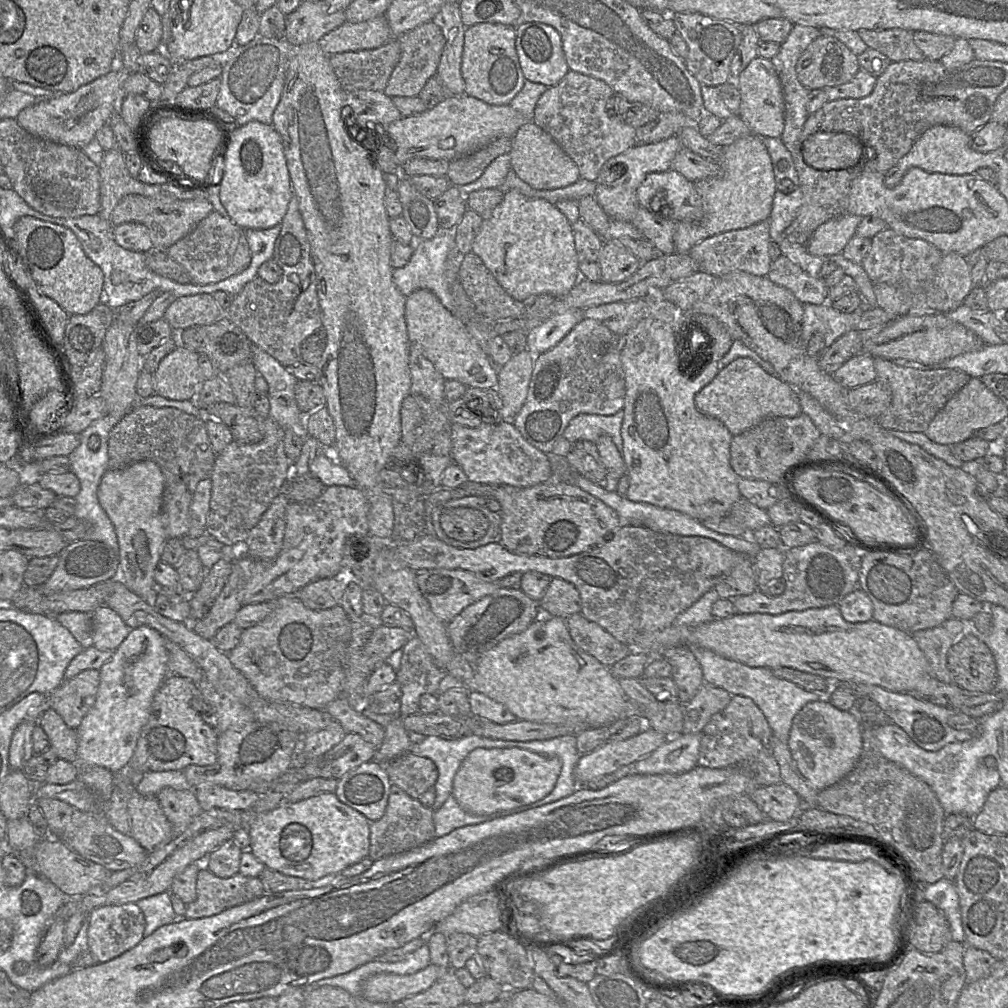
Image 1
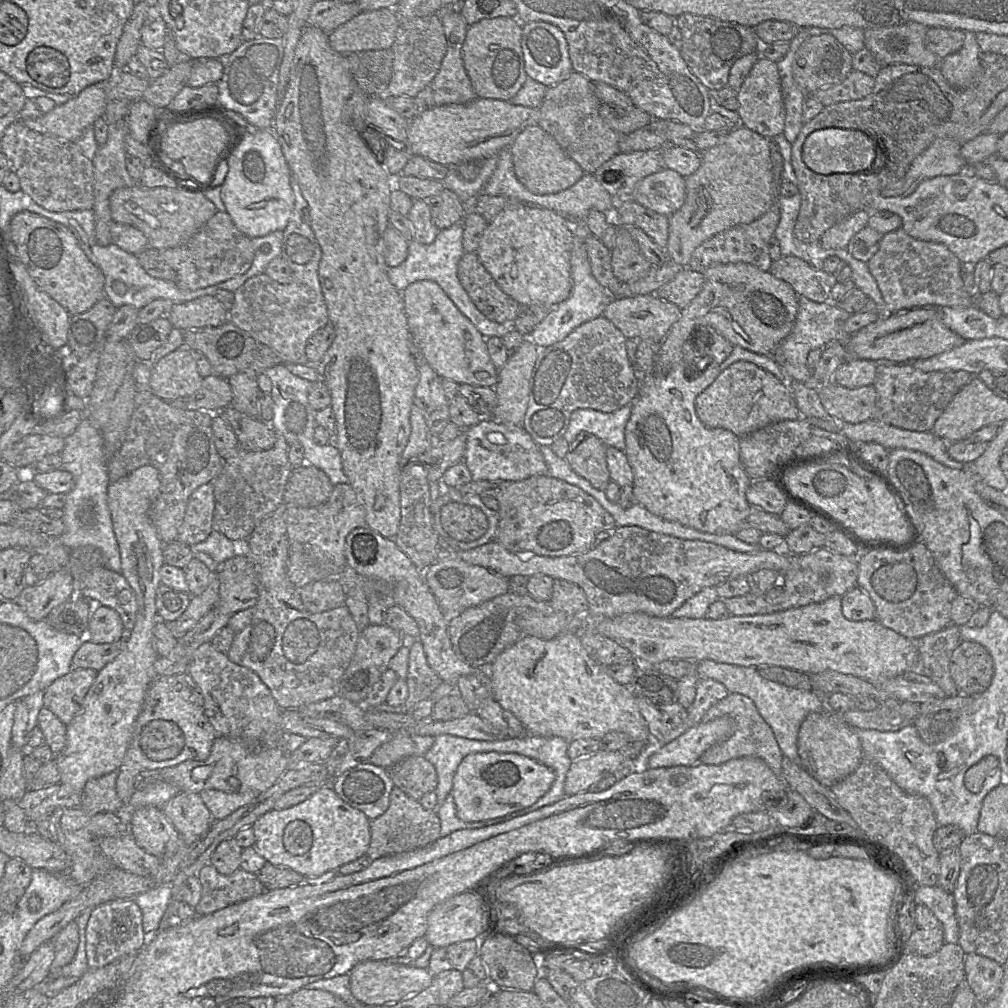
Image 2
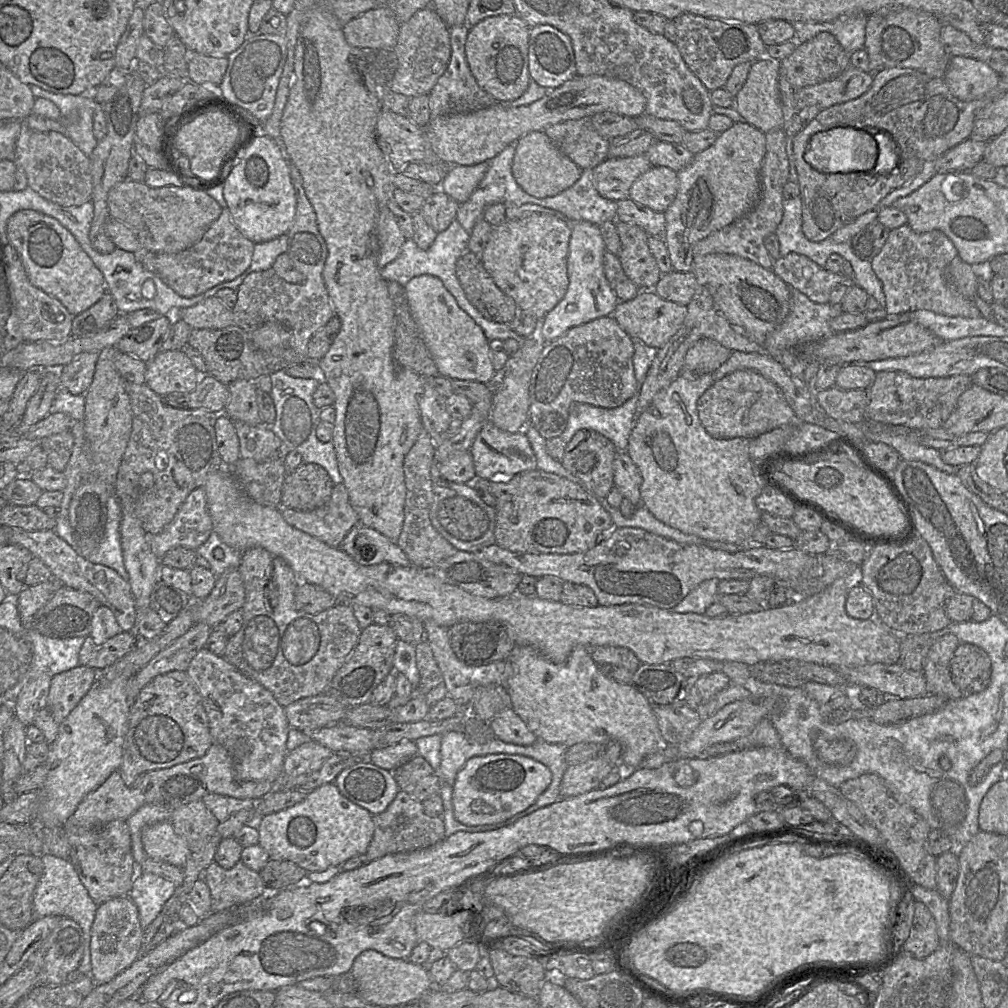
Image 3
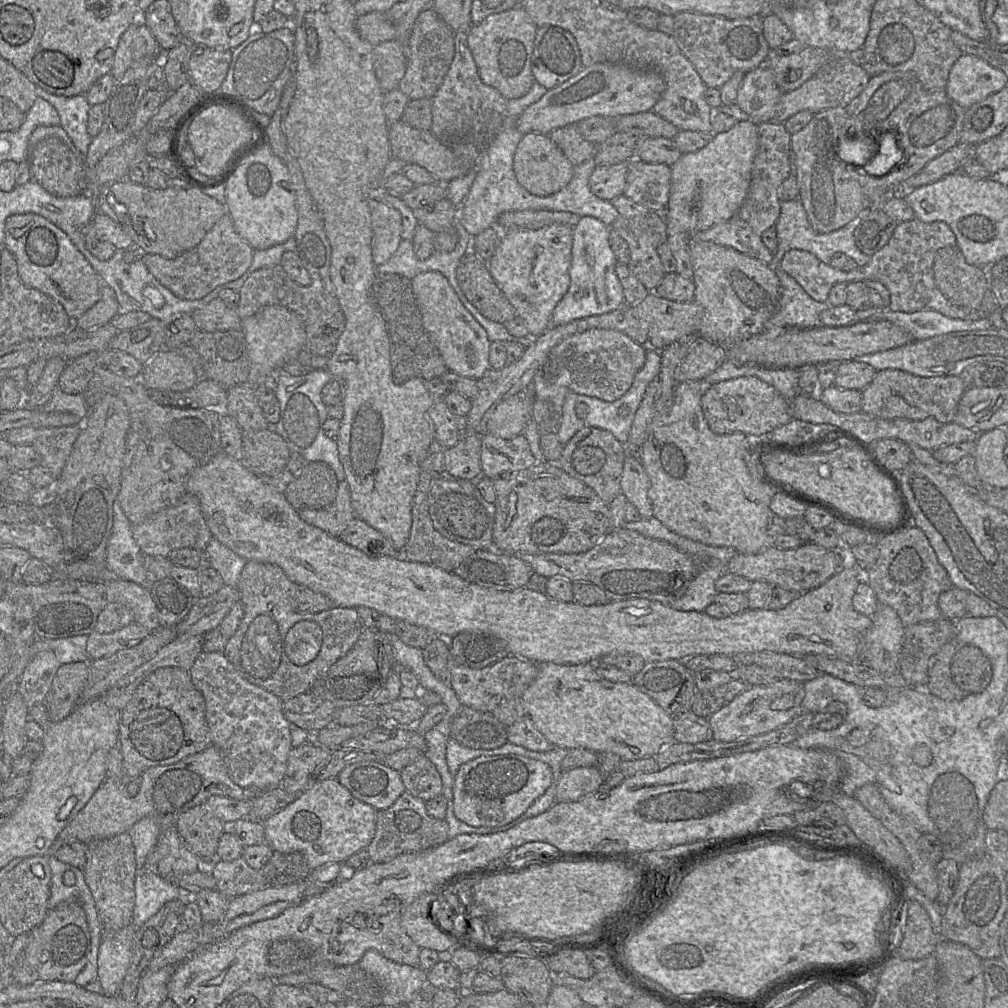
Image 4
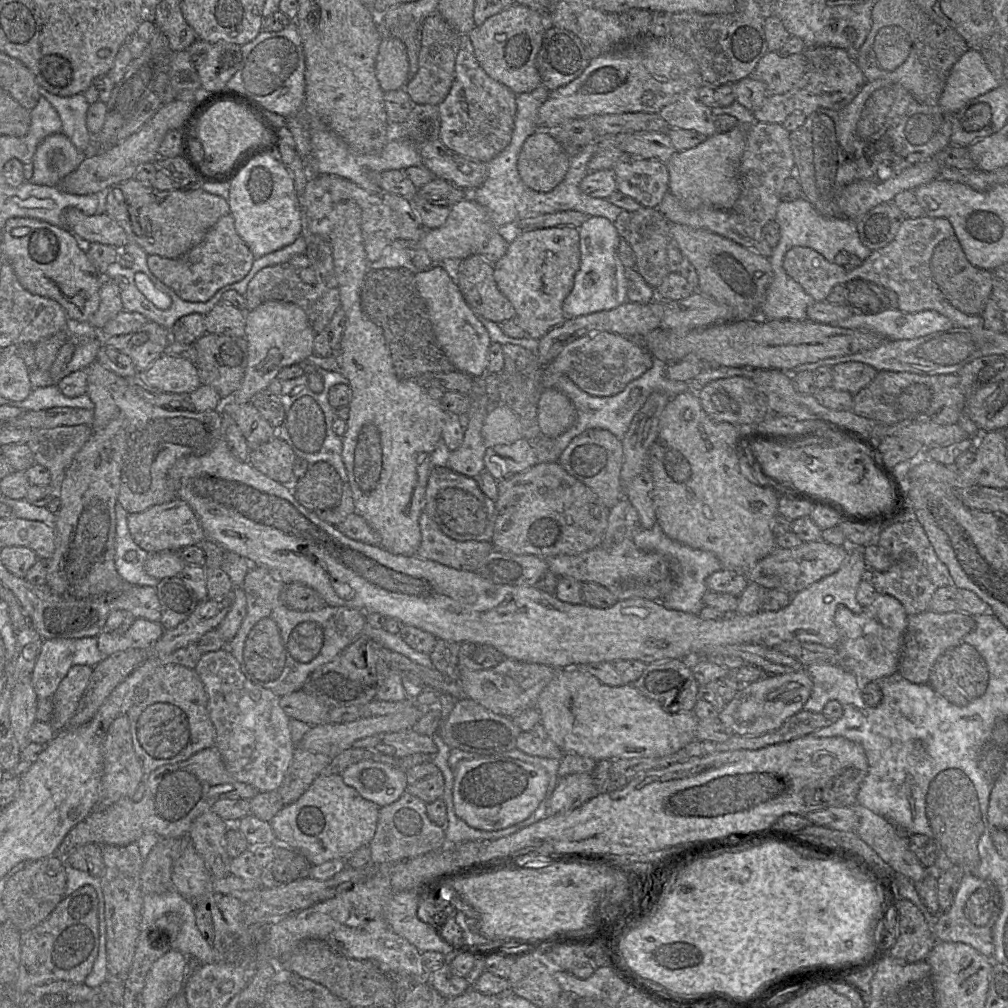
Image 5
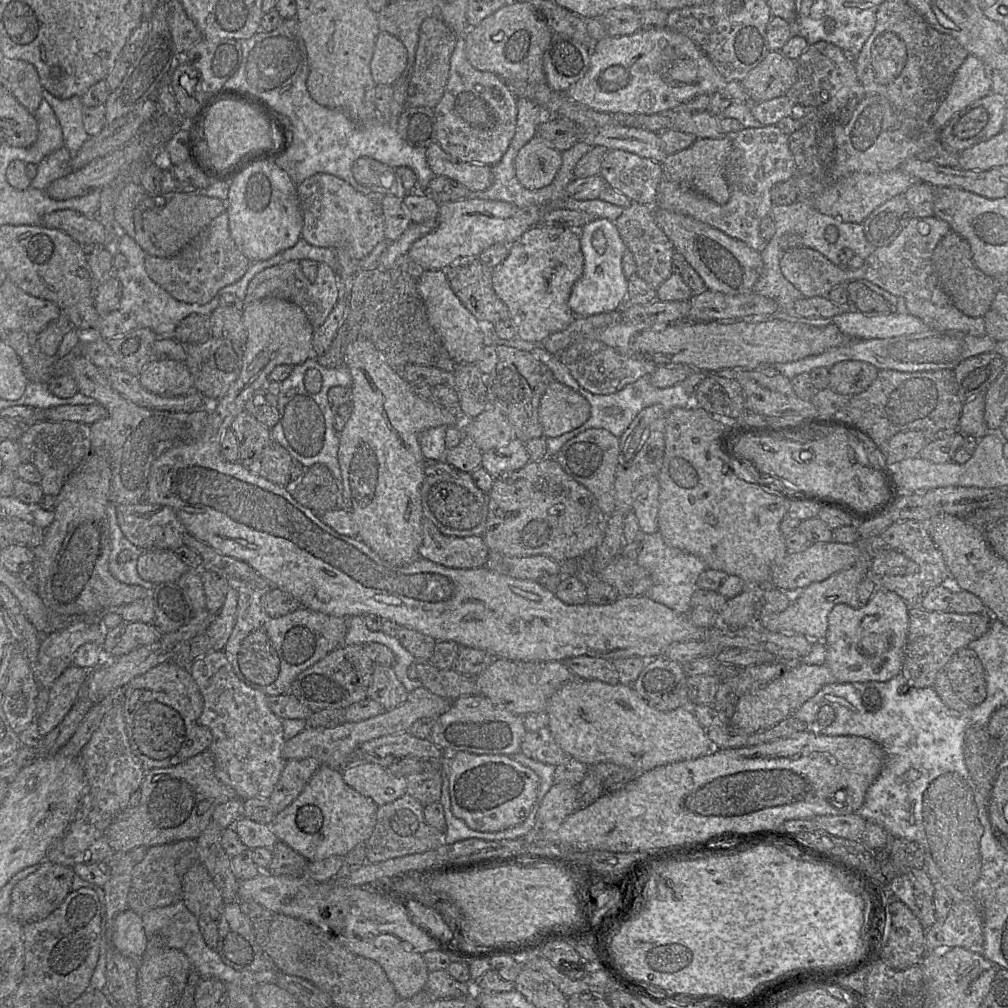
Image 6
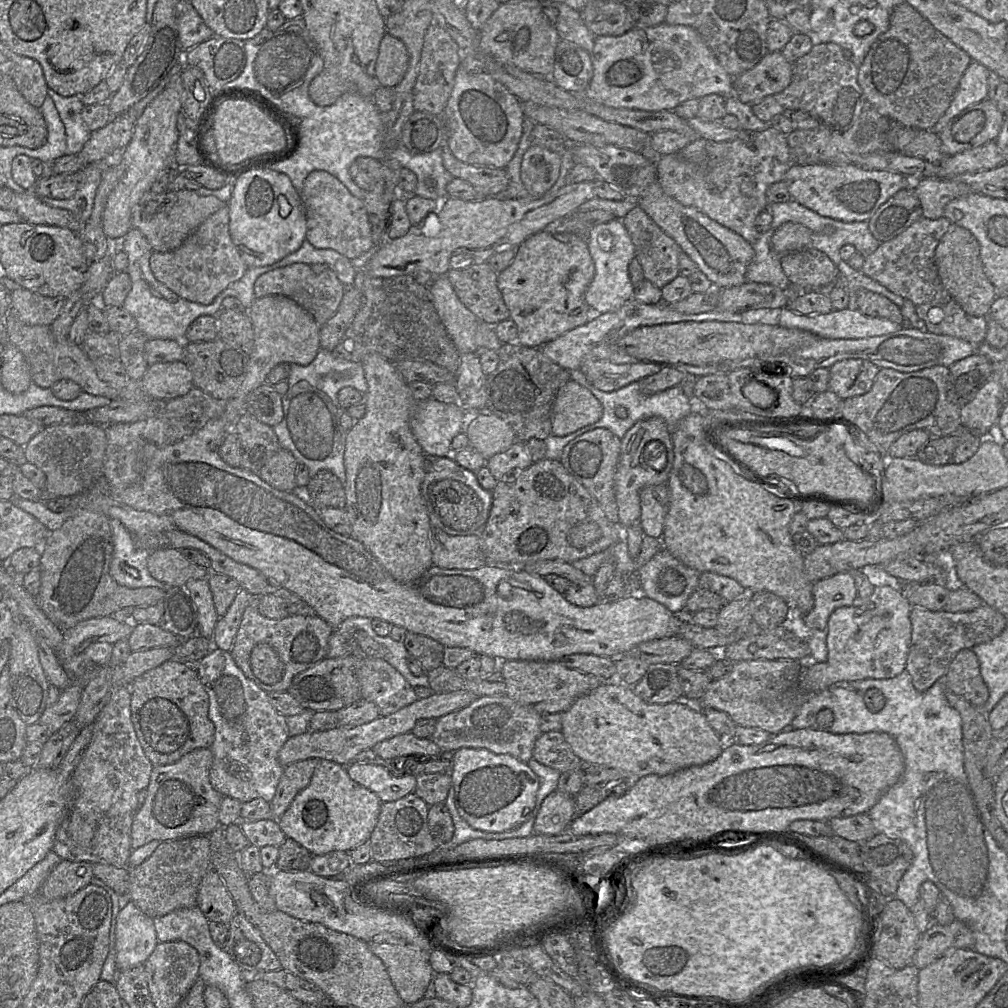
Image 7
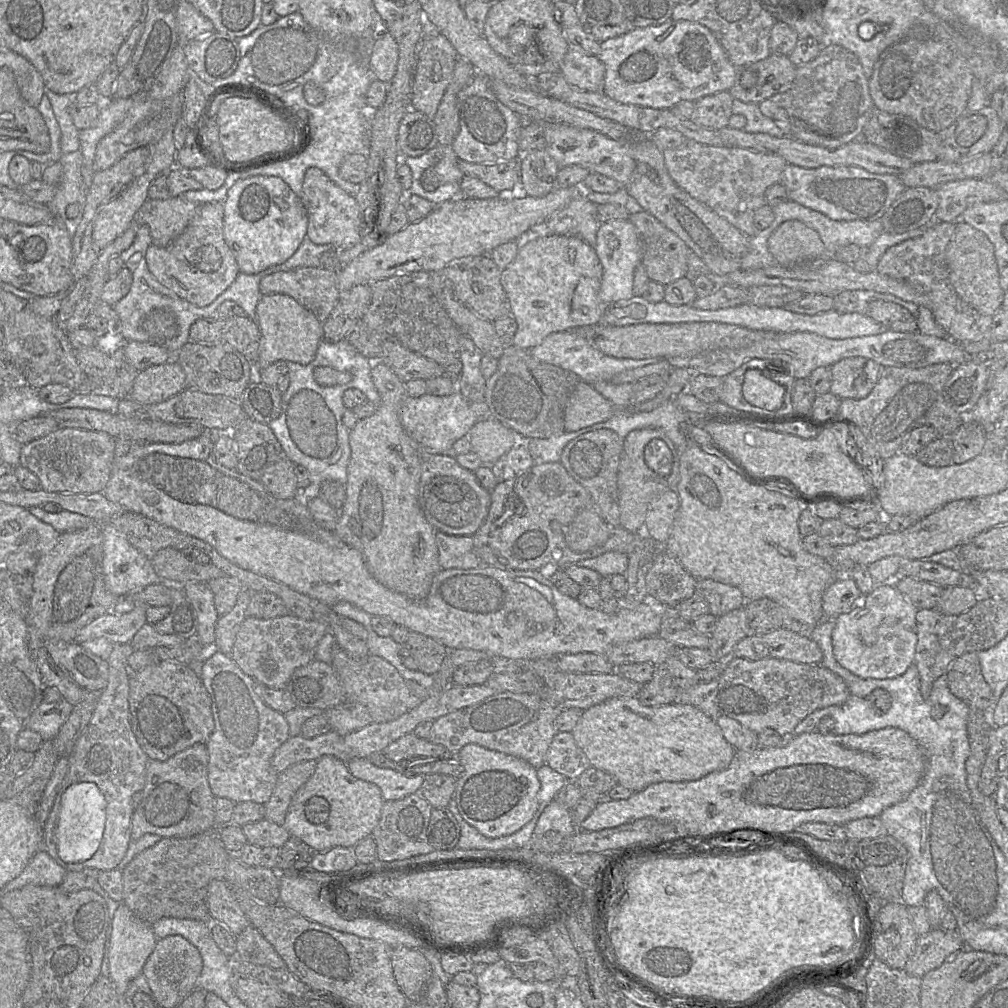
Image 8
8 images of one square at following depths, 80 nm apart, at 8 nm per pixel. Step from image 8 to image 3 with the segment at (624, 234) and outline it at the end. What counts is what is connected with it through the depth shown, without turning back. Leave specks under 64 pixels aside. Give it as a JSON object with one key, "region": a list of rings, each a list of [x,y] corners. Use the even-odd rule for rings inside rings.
{"region":[[[586,221],[572,223],[572,232],[567,259],[567,275],[569,279],[568,290],[564,298],[556,305],[556,307],[547,313],[546,316],[540,321],[537,332],[537,335],[539,335],[546,343],[558,339],[569,329],[575,326],[613,314],[620,301],[605,277],[603,257],[606,251],[607,250],[601,236],[599,226]]]}

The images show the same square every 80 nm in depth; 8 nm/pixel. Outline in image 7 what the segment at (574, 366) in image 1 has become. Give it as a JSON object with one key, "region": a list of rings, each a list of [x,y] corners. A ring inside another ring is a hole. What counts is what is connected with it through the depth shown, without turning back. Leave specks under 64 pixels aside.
{"region":[[[583,359],[579,370],[599,390],[610,392],[660,371],[656,362],[616,364],[606,359]]]}

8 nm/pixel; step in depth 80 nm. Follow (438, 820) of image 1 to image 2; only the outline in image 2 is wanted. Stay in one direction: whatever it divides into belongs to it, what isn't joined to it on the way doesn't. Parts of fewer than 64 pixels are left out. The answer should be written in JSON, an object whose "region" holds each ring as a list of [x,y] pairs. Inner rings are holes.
{"region":[[[451,793],[446,797],[443,804],[438,806],[436,810],[437,815],[440,819],[441,837],[448,836],[457,830],[484,828],[487,826],[504,823],[513,819],[514,817],[511,817],[511,815],[518,813],[519,811],[521,810],[490,820],[464,822],[457,816],[455,801]]]}

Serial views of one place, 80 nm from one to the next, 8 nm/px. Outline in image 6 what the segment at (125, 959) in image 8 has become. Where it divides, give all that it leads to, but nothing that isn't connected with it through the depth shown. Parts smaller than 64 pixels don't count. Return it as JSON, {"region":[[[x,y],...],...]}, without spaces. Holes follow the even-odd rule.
{"region":[[[130,908],[120,912],[113,923],[112,945],[123,955],[141,959],[148,947],[142,916]]]}

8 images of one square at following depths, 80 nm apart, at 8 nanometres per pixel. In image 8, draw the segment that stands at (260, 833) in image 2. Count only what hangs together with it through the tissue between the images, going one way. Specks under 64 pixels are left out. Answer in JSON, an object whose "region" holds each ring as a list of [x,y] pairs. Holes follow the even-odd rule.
{"region":[[[323,756],[318,759],[312,777],[293,796],[283,826],[291,837],[302,840],[318,853],[336,847],[354,848],[372,836],[384,802],[378,786],[355,778],[347,763],[333,756]]]}

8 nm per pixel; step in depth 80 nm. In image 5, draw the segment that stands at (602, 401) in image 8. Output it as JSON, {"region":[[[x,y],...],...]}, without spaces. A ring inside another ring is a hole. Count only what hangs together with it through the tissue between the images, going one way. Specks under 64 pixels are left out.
{"region":[[[556,388],[545,389],[538,403],[538,424],[543,436],[555,439],[577,419],[572,401]]]}

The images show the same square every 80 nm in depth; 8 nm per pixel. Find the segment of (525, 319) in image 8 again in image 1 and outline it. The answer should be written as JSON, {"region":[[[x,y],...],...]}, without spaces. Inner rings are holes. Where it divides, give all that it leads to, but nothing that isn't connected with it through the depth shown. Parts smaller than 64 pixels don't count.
{"region":[[[517,190],[504,192],[503,201],[489,218],[483,220],[481,230],[473,242],[472,253],[481,258],[502,288],[521,302],[540,294],[562,298],[581,279],[572,224],[554,204],[545,199],[527,197]]]}

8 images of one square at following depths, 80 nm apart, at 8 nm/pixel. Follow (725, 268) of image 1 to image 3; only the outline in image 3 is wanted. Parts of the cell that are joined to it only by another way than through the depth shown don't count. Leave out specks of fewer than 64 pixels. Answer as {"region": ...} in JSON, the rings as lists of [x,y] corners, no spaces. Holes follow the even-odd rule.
{"region":[[[783,128],[765,133],[766,153],[761,168],[761,196],[756,206],[730,225],[711,233],[693,247],[693,256],[708,254],[730,254],[755,262],[765,269],[772,269],[774,259],[769,255],[764,239],[775,233],[783,216],[783,187],[788,182],[789,162],[786,154],[786,134]]]}

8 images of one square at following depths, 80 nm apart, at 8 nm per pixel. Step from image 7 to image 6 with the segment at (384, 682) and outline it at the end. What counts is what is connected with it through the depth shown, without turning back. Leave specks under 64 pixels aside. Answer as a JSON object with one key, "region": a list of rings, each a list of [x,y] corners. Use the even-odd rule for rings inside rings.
{"region":[[[376,664],[367,698],[377,701],[387,711],[405,703],[411,697],[392,667]]]}

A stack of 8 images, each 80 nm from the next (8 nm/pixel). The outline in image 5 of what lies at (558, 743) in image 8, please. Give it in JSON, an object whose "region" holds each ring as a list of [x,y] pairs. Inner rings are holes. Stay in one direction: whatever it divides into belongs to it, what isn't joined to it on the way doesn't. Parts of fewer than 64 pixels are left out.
{"region":[[[539,723],[529,731],[519,734],[517,749],[531,756],[560,760],[564,752],[550,739],[544,727]]]}

